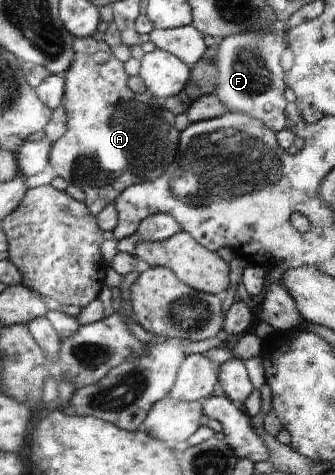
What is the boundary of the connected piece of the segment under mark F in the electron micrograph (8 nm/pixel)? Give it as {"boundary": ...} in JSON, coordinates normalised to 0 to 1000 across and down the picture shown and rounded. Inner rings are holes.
{"boundary":[[[737,65],[672,78],[648,91],[642,141],[648,187],[639,196],[684,236],[725,238],[788,257],[821,280],[857,267],[851,246],[851,175],[833,141],[833,116],[857,97],[851,69],[839,65]]]}

